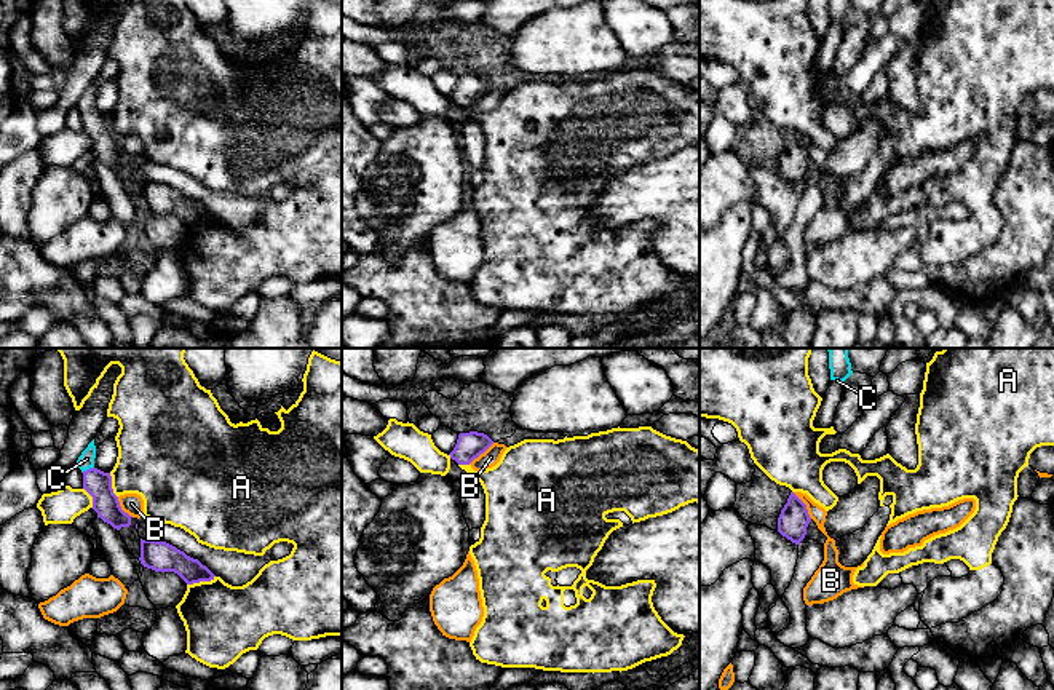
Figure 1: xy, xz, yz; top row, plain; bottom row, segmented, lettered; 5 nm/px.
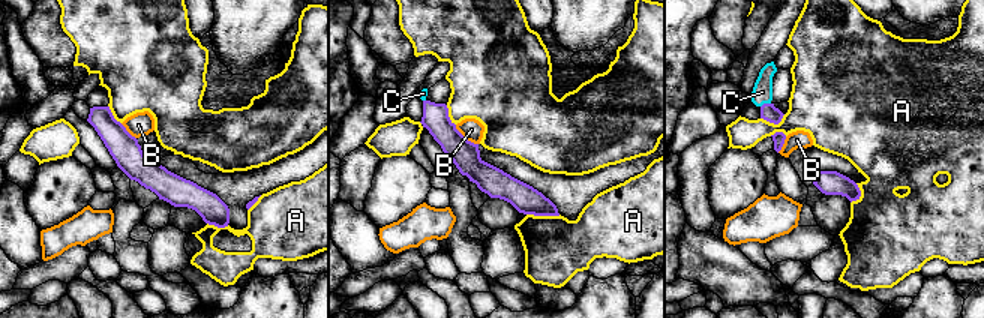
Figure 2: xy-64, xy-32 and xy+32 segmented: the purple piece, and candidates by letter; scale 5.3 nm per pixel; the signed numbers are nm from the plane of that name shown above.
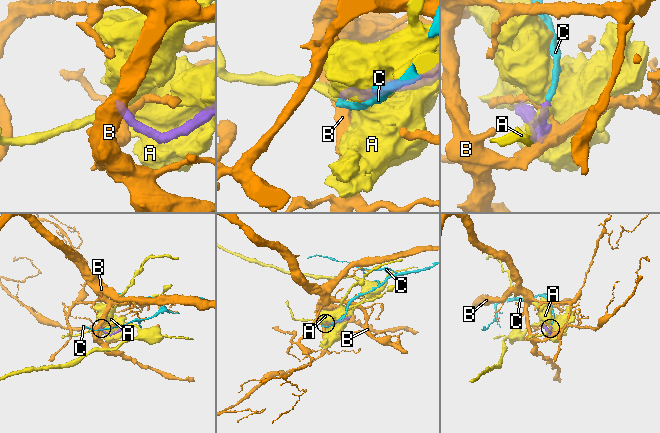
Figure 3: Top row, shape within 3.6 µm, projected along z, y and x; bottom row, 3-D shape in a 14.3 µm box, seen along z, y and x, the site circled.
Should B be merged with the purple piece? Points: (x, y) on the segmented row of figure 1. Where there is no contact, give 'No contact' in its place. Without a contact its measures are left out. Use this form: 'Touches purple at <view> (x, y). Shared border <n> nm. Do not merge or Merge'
Touches purple at yz (805, 505). Shared border 170 nm. Do not merge

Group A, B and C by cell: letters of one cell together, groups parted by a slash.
A / B / C

